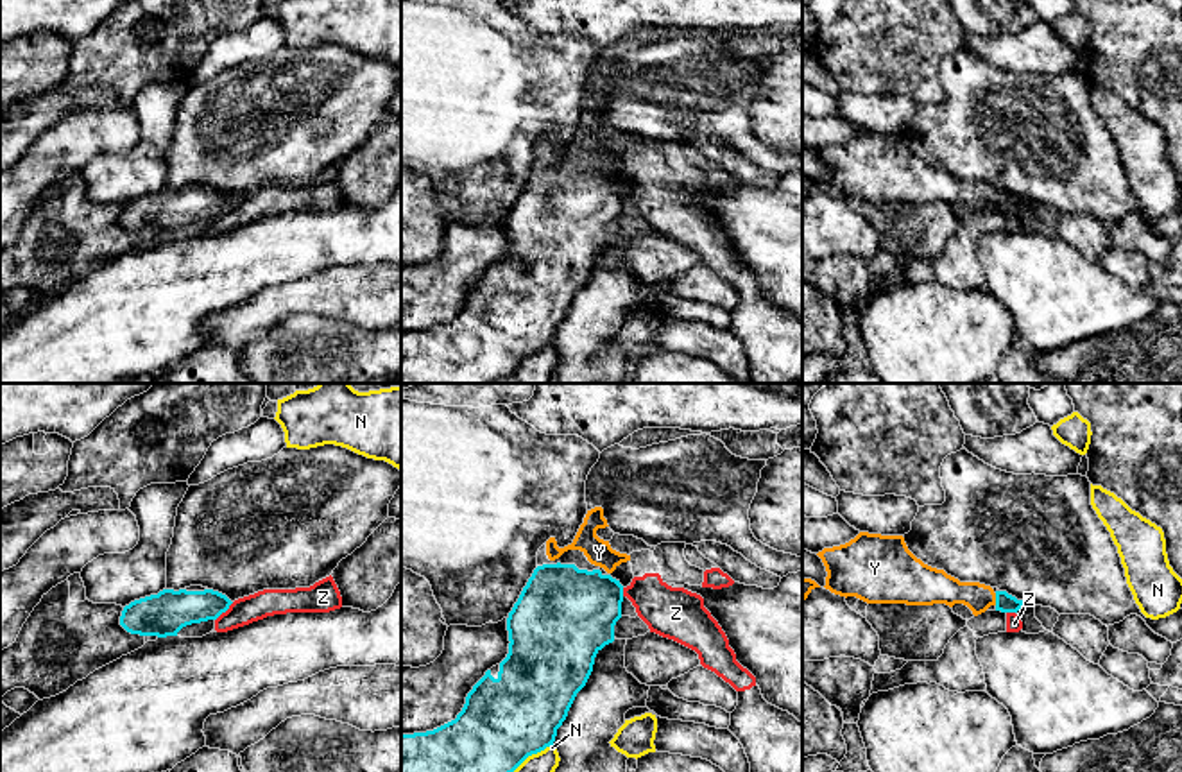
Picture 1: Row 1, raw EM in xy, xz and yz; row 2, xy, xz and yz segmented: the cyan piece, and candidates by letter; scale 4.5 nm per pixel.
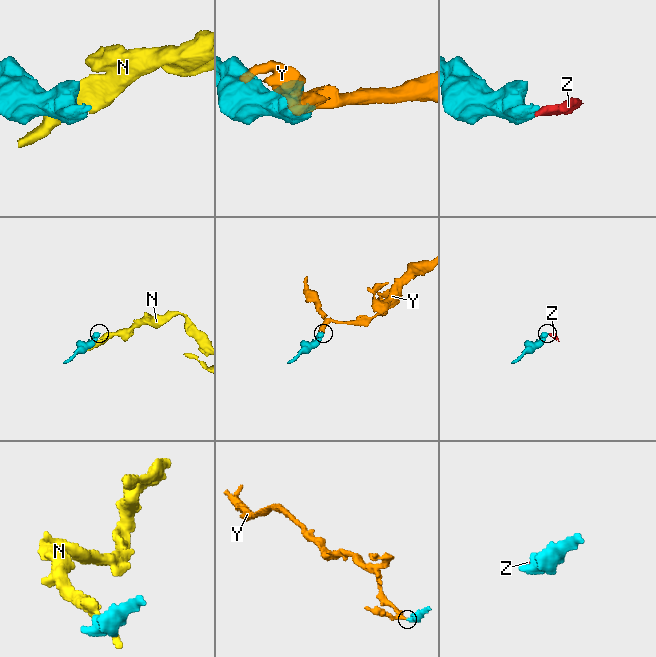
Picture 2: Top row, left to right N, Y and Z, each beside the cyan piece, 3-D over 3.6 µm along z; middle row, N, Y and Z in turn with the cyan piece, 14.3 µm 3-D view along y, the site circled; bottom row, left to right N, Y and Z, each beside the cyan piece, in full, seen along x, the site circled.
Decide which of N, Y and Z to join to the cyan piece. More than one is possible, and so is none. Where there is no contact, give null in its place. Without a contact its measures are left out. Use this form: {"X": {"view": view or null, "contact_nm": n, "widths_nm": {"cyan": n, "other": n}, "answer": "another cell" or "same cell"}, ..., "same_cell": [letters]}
{"N": {"view": "xz", "contact_nm": 220, "widths_nm": {"cyan": 380, "other": 100}, "answer": "another cell"}, "Y": {"view": "yz", "contact_nm": 60, "widths_nm": {"cyan": 90, "other": 140}, "answer": "same cell"}, "Z": {"view": "xy", "contact_nm": 120, "widths_nm": {"cyan": 190, "other": 120}, "answer": "another cell"}, "same_cell": ["Y"]}

